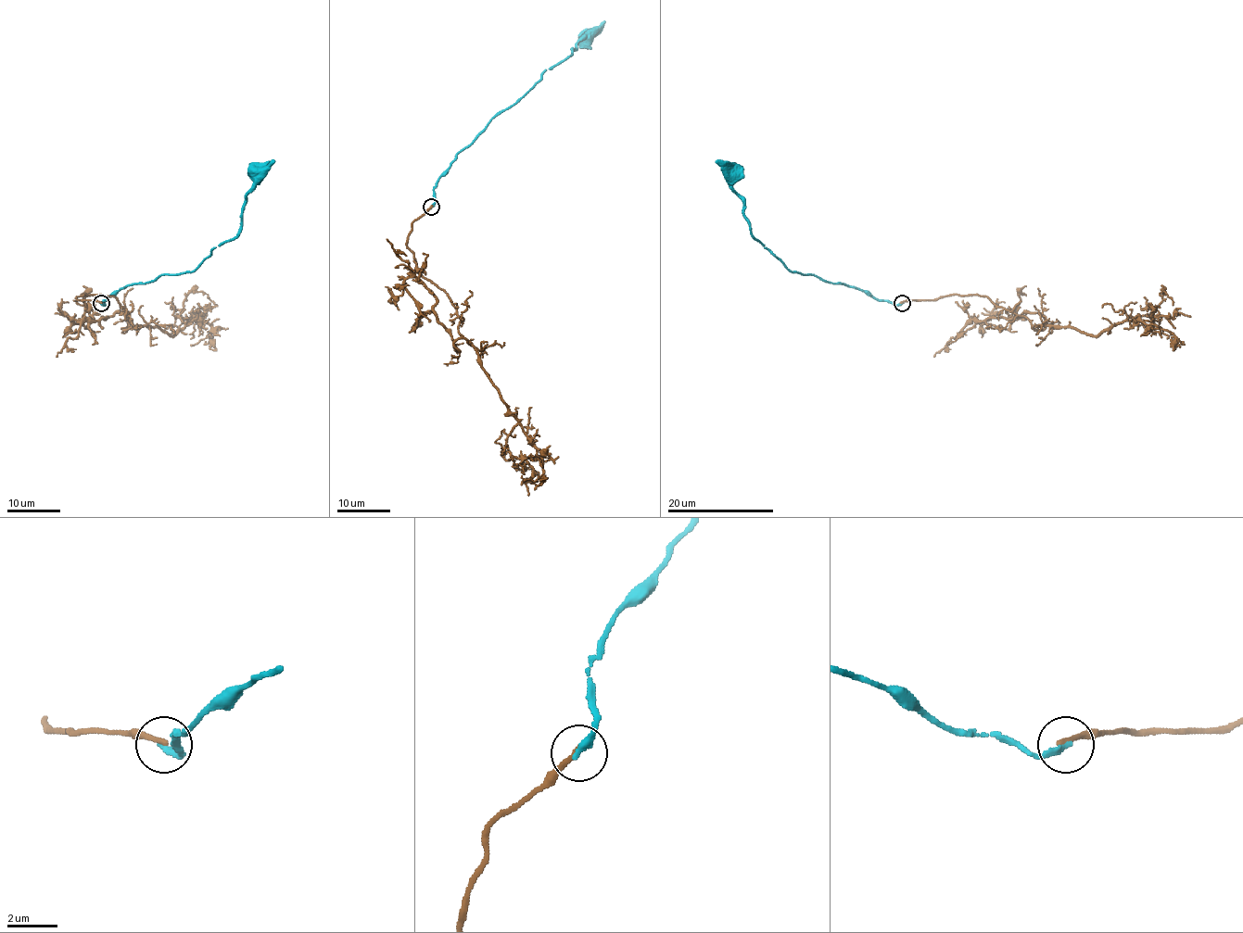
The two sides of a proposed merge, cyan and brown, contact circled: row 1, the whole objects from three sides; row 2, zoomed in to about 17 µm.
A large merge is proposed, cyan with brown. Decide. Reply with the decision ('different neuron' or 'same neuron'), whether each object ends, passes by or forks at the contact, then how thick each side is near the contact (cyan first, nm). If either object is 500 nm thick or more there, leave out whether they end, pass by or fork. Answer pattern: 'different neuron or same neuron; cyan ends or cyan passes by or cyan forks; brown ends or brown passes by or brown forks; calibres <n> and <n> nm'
different neuron; cyan ends; brown ends; calibres 280 and 200 nm

